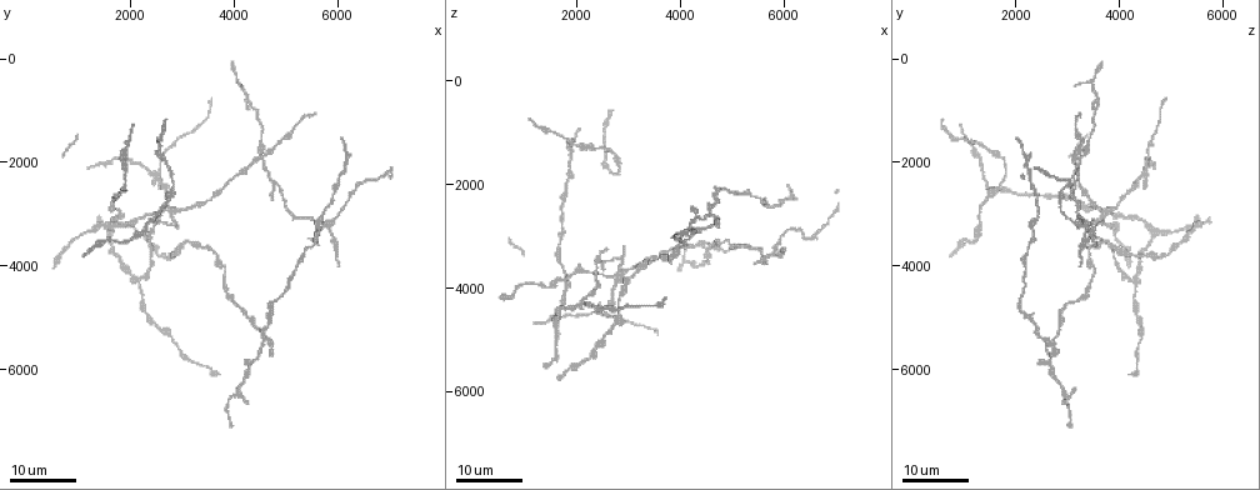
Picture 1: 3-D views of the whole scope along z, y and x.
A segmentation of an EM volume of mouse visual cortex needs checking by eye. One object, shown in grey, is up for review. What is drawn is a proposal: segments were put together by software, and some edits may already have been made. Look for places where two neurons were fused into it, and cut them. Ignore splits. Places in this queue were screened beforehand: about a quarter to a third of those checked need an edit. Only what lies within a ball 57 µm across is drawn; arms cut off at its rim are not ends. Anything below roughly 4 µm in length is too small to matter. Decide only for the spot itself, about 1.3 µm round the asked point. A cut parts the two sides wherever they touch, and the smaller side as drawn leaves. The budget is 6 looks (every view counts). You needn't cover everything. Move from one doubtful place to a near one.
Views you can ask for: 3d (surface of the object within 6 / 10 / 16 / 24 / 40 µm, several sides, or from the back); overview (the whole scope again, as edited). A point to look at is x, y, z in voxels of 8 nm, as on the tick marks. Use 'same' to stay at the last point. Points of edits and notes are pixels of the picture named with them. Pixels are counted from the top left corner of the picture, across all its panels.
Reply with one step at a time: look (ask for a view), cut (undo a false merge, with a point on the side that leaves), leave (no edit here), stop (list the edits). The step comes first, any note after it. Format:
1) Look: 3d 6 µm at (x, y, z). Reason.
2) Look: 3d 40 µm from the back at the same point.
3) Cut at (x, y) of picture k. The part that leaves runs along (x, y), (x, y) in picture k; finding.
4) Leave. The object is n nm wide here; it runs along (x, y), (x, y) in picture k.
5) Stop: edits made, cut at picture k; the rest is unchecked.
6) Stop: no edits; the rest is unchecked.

Look: 3d 16 µm at (2100, 4350, 4250). Thin arm on a thick one.

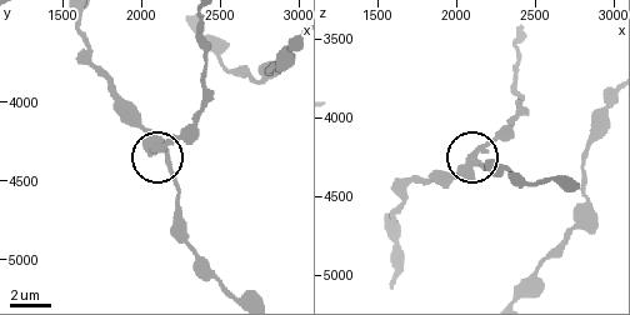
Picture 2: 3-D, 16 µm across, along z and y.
Look: 3d 6 µm at (2100, 4300, 4240). Zoom in.

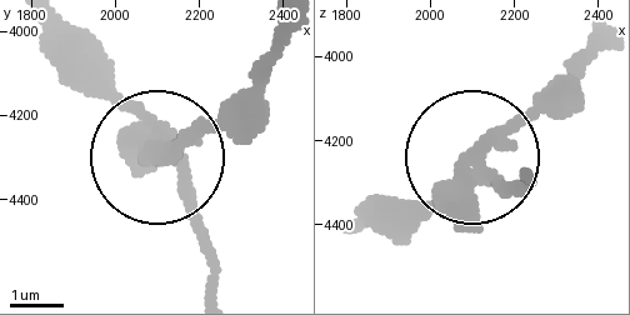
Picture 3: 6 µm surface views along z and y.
Look: 3d 6 µm from the back at (2115, 4285, 4250).

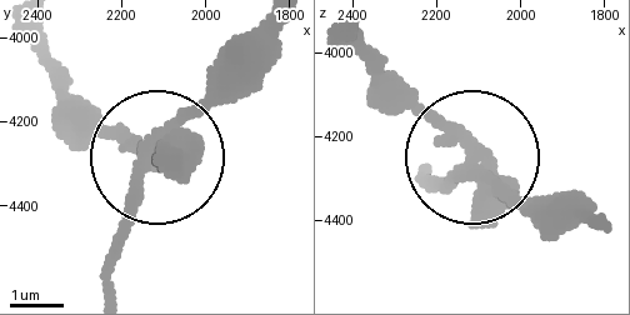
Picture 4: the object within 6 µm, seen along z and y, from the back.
Leave. The side arm is 15 µm long; it runs along (599, 223), (519, 209), (361, 39) in picture 4; all the same neuron.

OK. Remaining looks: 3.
Look: 3d 24 µm at (1600, 3350, 4650).

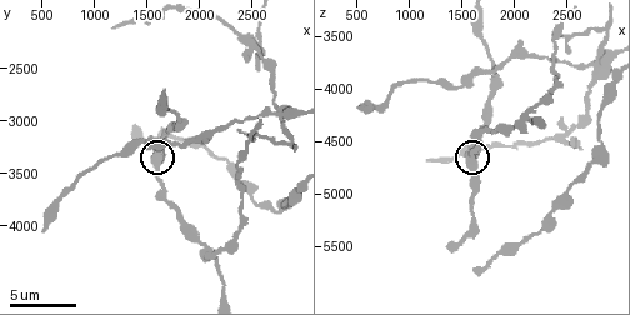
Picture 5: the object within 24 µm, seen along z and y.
Look: 3d 6 µm at (1560, 3400, 4660). Zoom in.

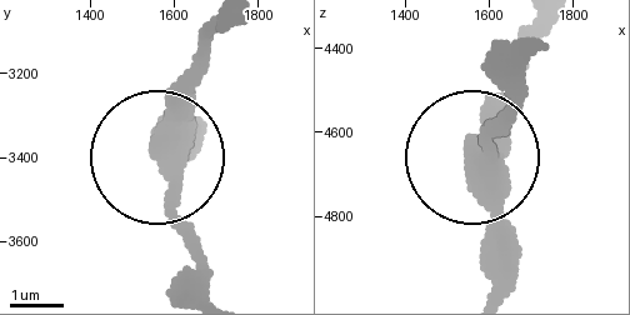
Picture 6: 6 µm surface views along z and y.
Leave. One neuron here.

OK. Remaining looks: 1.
Stop: no edits; the rest is unchecked.

